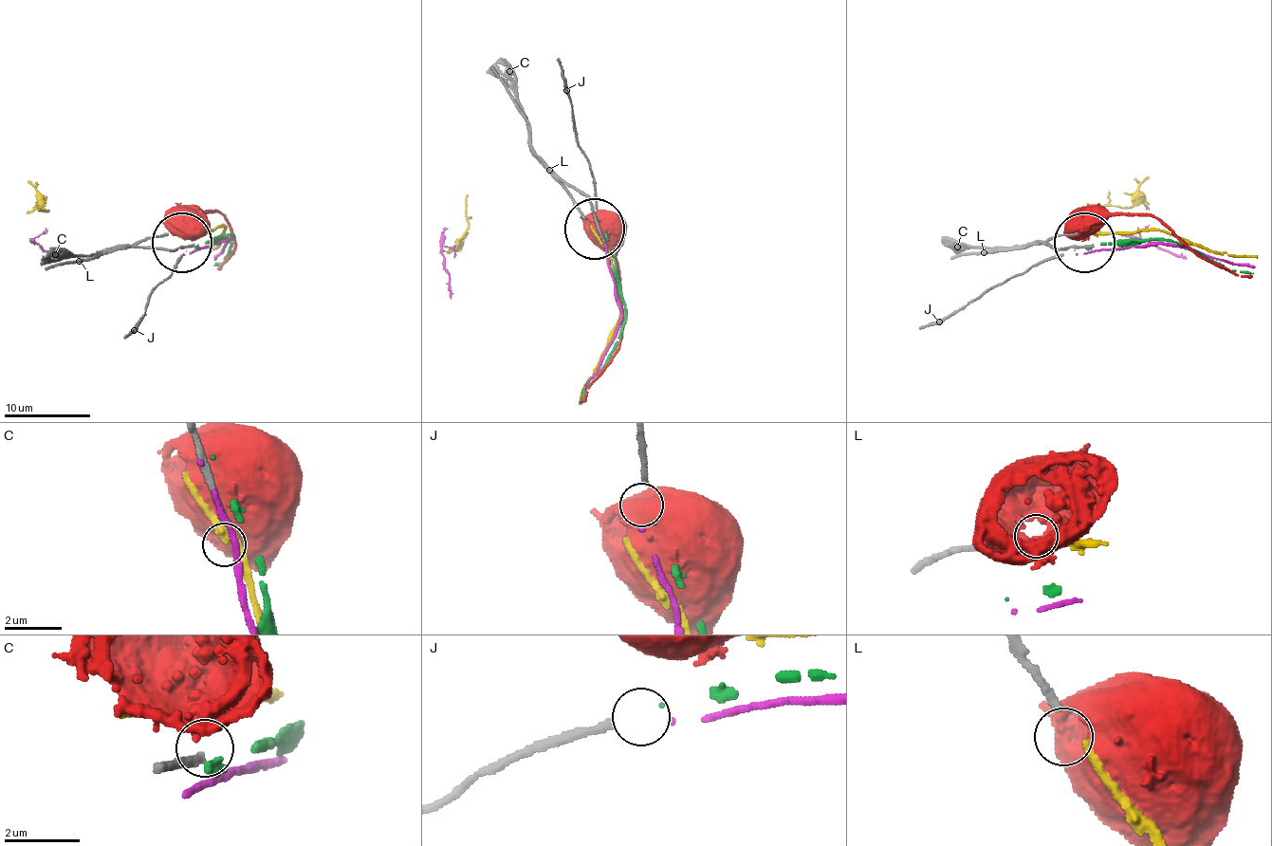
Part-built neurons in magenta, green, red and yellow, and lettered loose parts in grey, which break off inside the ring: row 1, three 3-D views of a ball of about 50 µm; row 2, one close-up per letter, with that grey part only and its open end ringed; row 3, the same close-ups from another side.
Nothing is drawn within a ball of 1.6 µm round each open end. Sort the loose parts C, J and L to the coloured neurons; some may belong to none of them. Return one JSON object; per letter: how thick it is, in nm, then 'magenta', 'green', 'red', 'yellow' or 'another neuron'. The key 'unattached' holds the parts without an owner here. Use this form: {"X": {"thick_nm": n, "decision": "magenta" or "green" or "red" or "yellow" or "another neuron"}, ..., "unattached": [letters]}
{"C": {"thick_nm": 190, "decision": "another neuron"}, "J": {"thick_nm": 190, "decision": "green"}, "L": {"thick_nm": 220, "decision": "another neuron"}, "unattached": ["C", "L"]}

